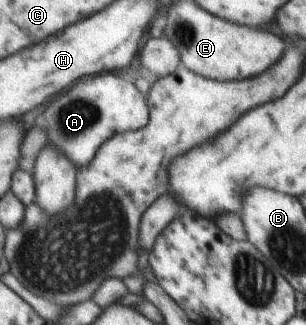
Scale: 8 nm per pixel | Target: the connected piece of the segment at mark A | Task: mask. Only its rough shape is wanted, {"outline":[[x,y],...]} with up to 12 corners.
{"outline":[[120,72],[48,105],[48,145],[86,167],[108,137],[146,128],[148,96]]}

